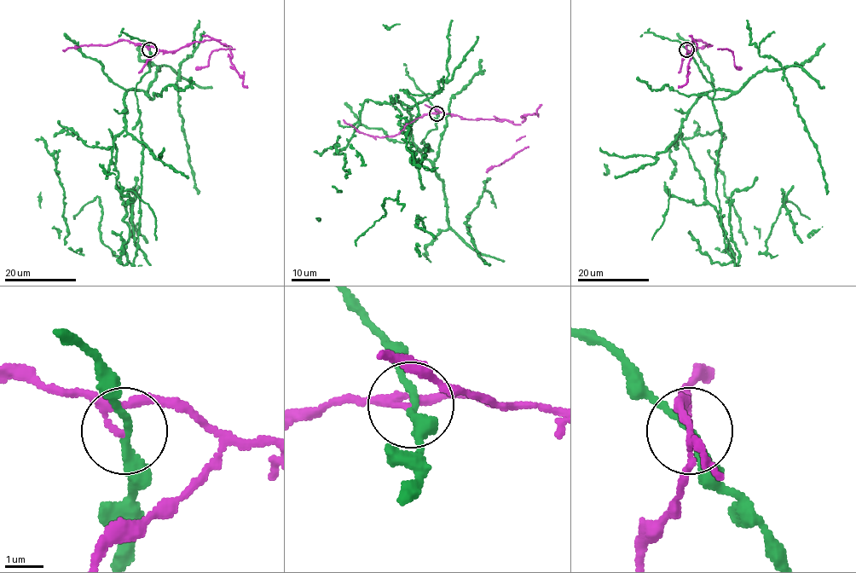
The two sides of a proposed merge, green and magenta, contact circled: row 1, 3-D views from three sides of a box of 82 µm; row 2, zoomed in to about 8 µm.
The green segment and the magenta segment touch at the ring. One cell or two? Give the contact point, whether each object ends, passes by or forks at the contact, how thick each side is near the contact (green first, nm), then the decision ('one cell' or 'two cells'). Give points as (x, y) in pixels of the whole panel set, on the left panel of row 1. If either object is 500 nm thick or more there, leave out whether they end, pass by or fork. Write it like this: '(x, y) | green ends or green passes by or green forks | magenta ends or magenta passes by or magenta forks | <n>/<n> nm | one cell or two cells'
(149, 49) | green passes by | magenta passes by | 190/110 nm | two cells

